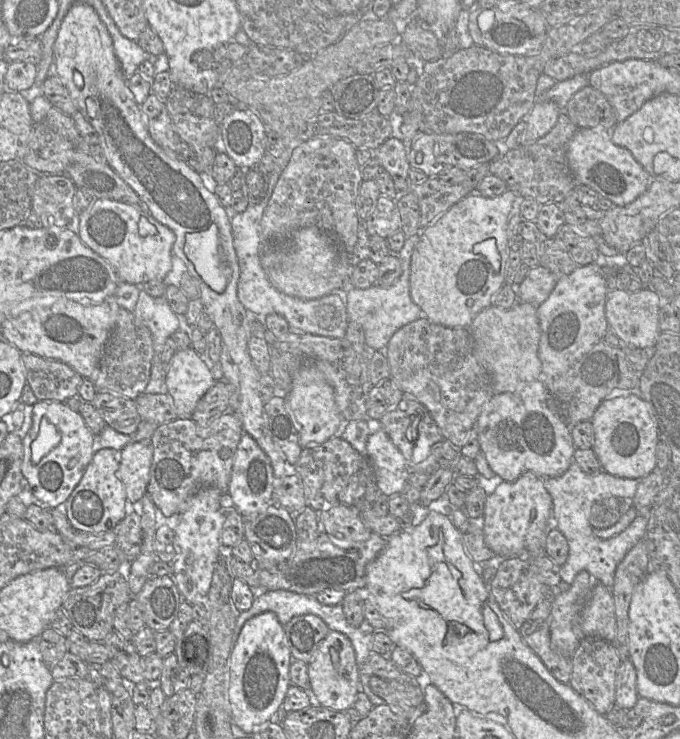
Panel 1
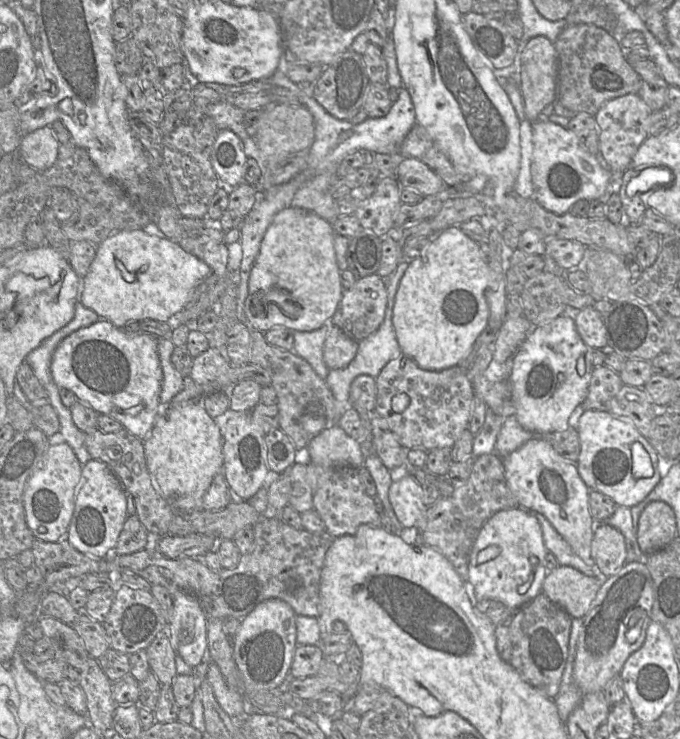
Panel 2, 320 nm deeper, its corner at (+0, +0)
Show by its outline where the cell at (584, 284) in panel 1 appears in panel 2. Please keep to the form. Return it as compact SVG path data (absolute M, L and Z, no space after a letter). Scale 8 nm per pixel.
M560 315L544 325L533 327L512 357L508 378L510 400L519 424L534 436L547 437L553 432L566 430L571 414L586 398L593 368L593 349L581 339L572 317Z

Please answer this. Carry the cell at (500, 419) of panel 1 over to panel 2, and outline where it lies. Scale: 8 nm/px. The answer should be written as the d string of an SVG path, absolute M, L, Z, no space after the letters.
M533 436L503 458L505 478L519 506L544 515L586 564L594 565L592 540L595 522L589 510L590 489L581 479L576 462L559 455L546 436Z

